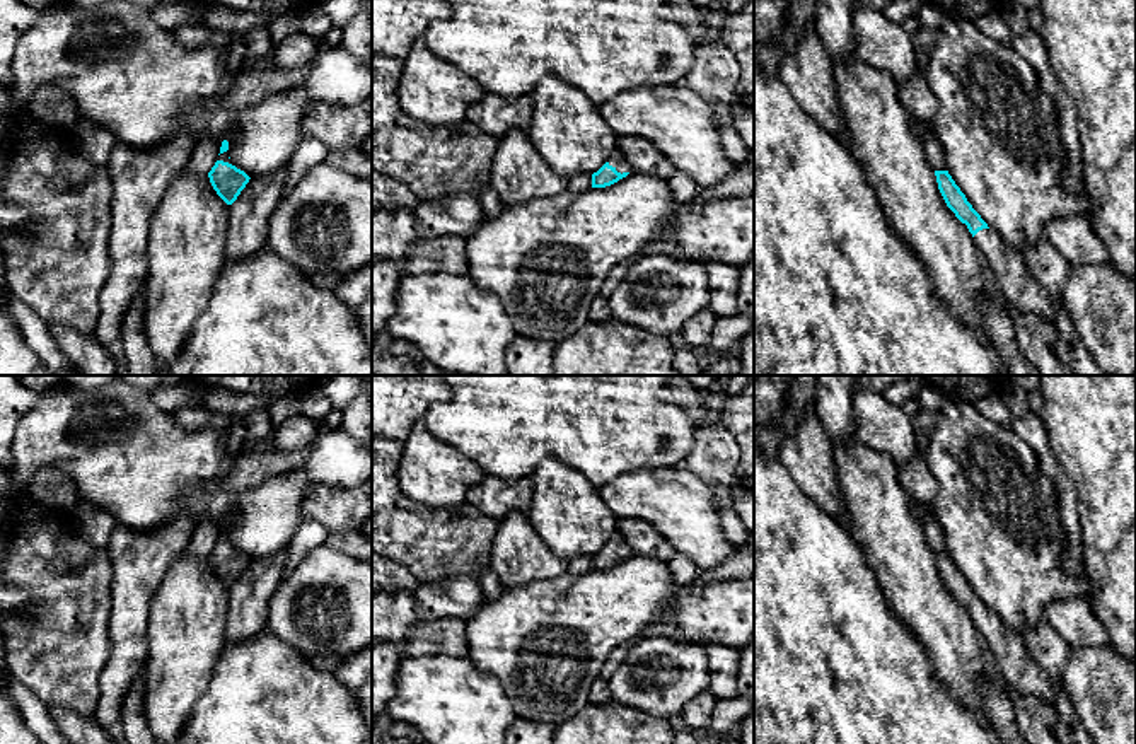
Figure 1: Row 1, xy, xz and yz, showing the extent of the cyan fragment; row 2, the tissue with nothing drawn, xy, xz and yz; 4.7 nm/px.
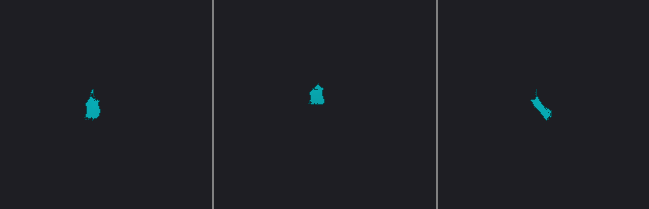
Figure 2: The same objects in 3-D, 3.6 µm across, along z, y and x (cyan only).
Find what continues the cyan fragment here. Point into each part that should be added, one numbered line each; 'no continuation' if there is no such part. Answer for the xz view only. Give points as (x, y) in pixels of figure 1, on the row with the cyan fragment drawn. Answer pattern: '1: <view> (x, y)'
1: xz (618, 161)

